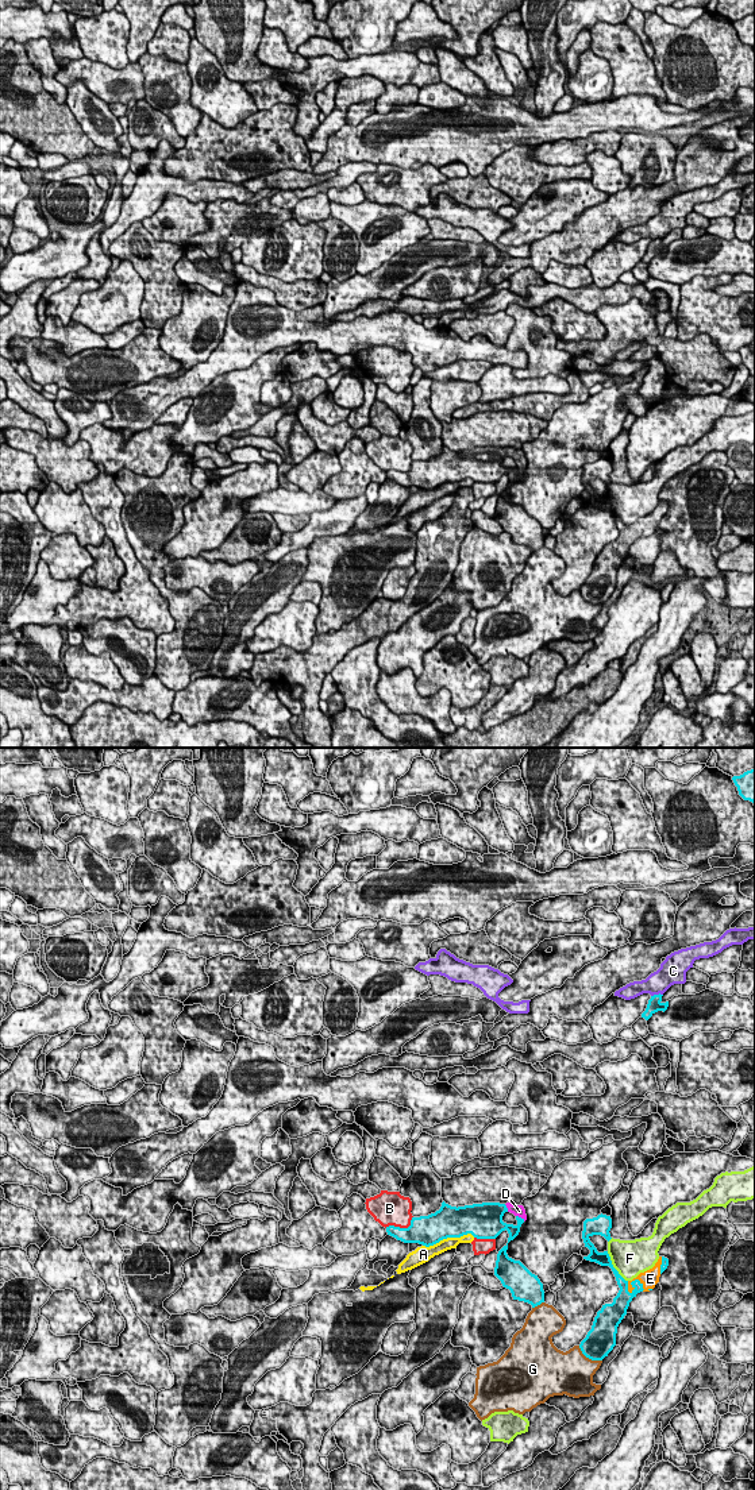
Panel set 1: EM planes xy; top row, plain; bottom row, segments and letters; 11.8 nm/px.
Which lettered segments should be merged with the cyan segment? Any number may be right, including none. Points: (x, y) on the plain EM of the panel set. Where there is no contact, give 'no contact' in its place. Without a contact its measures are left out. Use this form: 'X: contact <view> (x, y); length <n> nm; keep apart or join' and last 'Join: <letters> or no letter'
A: contact xy (449, 481); length 650 nm; keep apart
B: contact xy (401, 473); length 360 nm; keep apart
C: contact xy (657, 239); length 150 nm; keep apart
D: contact xy (520, 462); length 130 nm; join
E: contact xy (638, 524); length 240 nm; join
F: contact xy (612, 510); length 440 nm; keep apart
G: contact xy (589, 602); length 340 nm; keep apart
Join: D, E

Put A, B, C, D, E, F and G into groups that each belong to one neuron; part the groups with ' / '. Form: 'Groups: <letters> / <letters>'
Groups: A / B / C / D E / F / G

